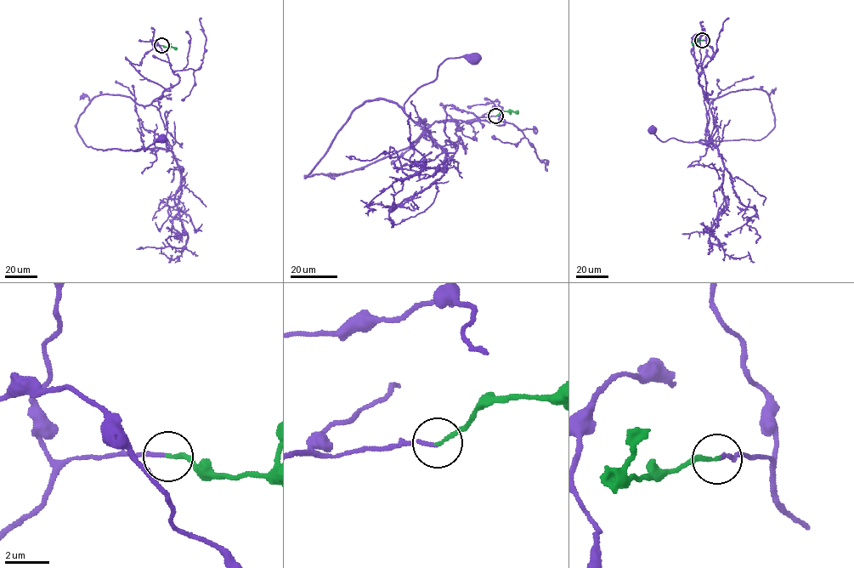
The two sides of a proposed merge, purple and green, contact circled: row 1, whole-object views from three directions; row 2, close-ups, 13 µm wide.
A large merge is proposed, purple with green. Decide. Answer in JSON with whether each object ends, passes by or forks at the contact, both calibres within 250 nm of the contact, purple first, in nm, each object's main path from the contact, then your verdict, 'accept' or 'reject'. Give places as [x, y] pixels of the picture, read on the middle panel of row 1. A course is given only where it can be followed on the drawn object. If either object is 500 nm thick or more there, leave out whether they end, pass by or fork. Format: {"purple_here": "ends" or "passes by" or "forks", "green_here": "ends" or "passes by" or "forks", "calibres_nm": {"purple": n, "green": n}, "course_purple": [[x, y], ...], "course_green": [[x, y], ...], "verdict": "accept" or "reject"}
{"purple_here": "ends", "green_here": "ends", "calibres_nm": {"purple": 160, "green": 180}, "course_purple": [[495, 116], [458, 122], [446, 105], [478, 118], [425, 129], [426, 119], [405, 113], [446, 59], [475, 59]], "course_green": [[495, 116], [501, 111], [517, 111]], "verdict": "accept"}

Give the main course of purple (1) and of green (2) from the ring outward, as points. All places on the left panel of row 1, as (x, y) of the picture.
1: (161, 45), (131, 63), (164, 89), (149, 105), (135, 103), (143, 145), (130, 150), (162, 139)
2: (161, 45), (176, 49)

